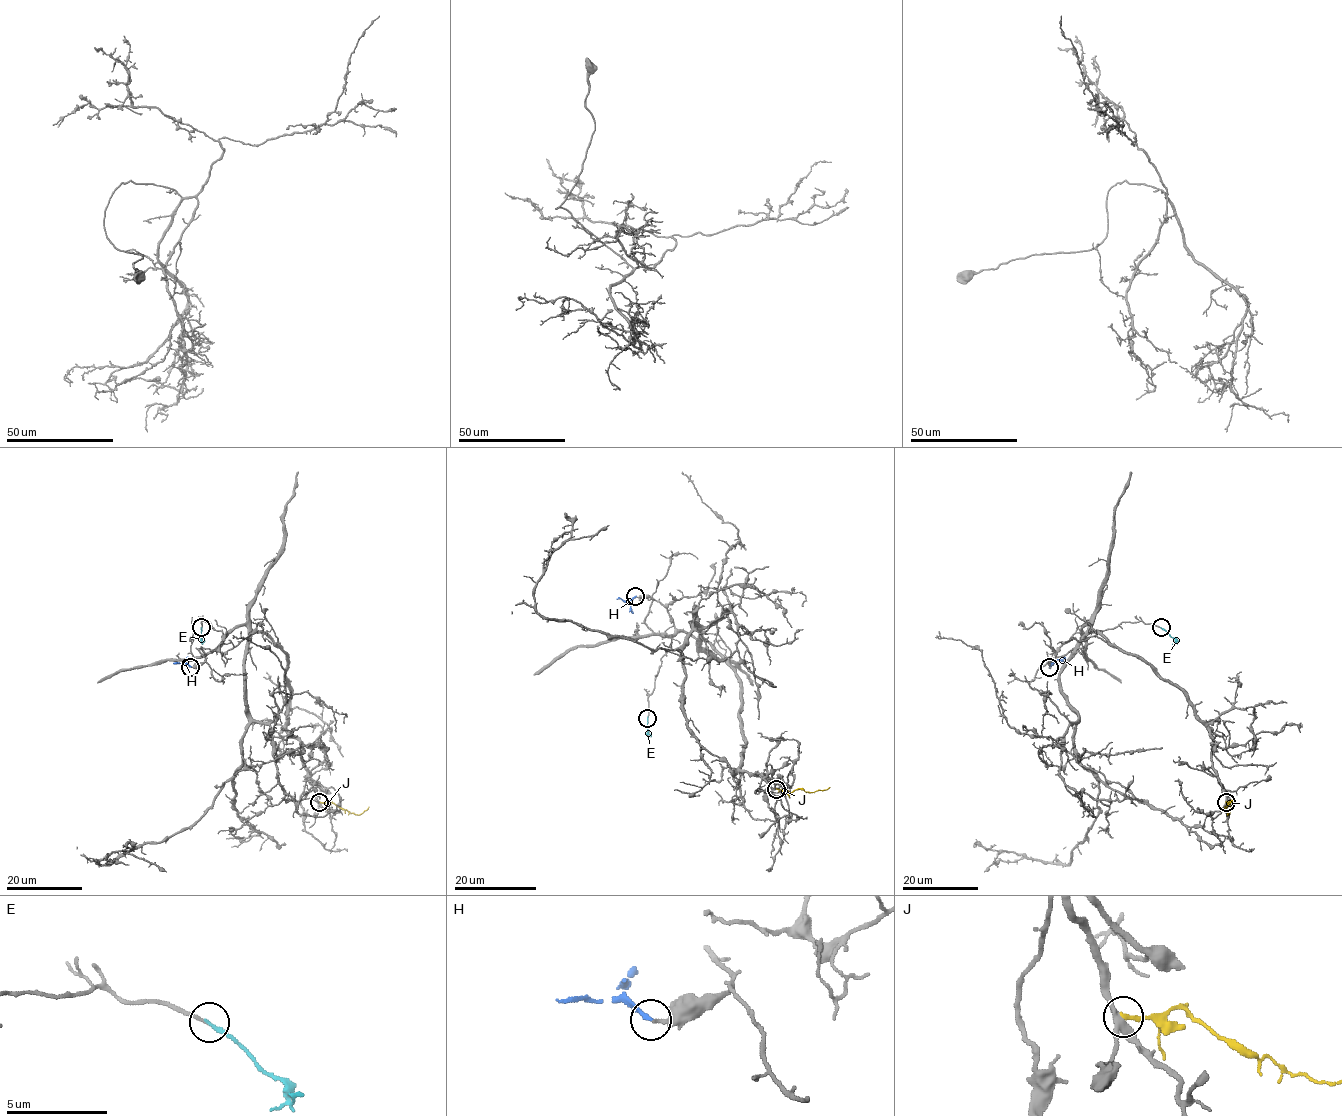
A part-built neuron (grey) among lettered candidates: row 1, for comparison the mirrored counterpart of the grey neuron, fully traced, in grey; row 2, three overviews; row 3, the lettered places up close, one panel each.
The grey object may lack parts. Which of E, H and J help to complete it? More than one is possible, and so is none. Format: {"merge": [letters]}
{"merge": ["E"]}

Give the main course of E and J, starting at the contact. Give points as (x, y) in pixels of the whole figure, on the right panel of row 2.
E: (1161, 628), (1174, 639), (1172, 644)
J: (1226, 802), (1230, 800), (1226, 806), (1227, 815), (1224, 806)

